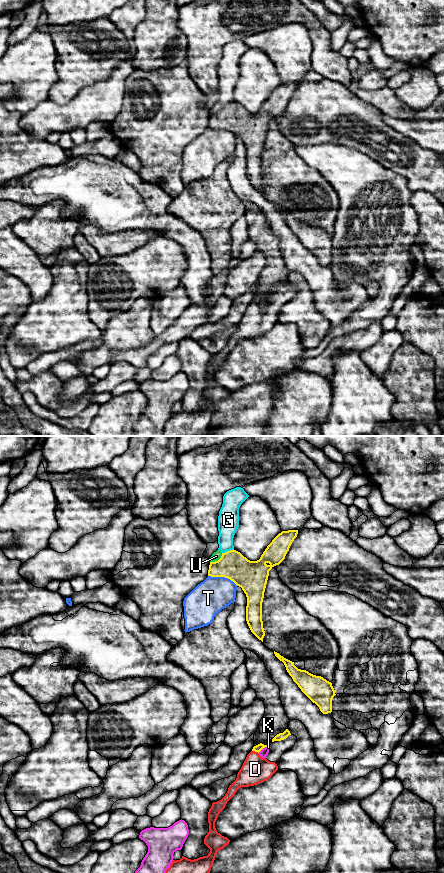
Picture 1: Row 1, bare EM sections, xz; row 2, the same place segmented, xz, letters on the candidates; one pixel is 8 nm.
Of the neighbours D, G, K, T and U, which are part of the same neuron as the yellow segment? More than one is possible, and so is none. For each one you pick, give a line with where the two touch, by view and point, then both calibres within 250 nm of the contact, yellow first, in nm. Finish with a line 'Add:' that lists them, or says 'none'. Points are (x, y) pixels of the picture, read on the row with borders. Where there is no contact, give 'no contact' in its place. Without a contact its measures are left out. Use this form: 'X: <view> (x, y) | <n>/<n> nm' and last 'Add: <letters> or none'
D: xz (255, 751) | 60/220 nm
Add: D

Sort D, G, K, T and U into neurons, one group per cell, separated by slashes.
D / G U / K / T

